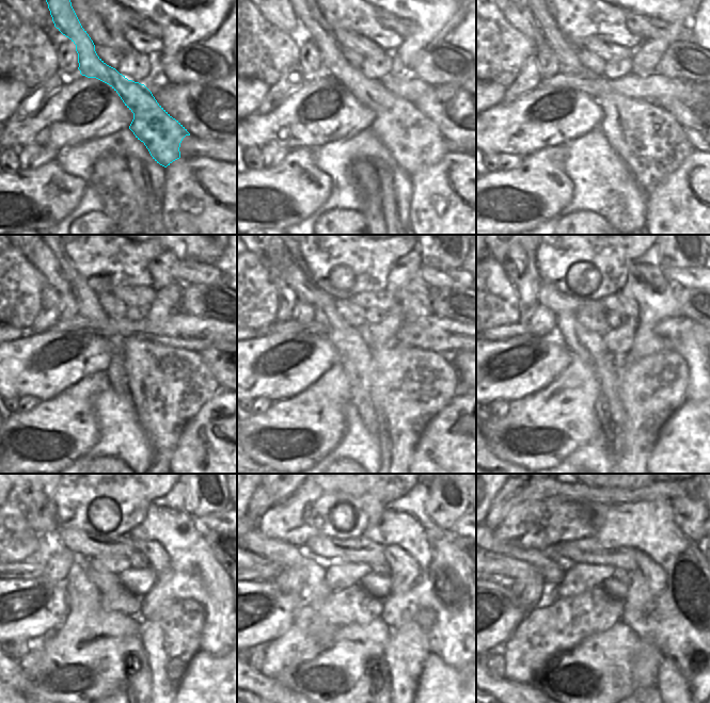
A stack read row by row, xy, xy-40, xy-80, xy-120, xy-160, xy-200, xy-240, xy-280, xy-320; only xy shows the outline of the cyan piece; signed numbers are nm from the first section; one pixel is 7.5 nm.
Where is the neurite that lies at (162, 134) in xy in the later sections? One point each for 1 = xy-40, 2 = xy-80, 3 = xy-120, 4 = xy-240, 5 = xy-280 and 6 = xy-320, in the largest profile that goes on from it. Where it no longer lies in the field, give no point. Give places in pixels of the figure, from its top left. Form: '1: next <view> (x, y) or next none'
1: next xy-40 (414, 142)
2: next xy-80 (650, 142)
3: next xy-120 (168, 385)
4: next xy-240 (170, 641)
5: next xy-280 (407, 650)
6: next xy-320 (646, 668)

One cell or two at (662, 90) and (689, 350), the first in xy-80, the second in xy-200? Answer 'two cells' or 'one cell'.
two cells

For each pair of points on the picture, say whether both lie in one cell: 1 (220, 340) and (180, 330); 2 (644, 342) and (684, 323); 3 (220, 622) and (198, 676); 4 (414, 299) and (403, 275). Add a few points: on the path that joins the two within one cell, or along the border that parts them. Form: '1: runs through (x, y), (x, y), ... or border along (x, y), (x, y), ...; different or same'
1: runs through (210, 334), (190, 332); same
2: border along (653, 329), (666, 339), (678, 339), (684, 335); different
3: border along (200, 649), (214, 655), (225, 654); different
4: runs through (412, 293), (404, 281); same

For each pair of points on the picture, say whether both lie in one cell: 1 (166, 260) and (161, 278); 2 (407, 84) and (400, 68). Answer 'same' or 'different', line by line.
1: same
2: different

